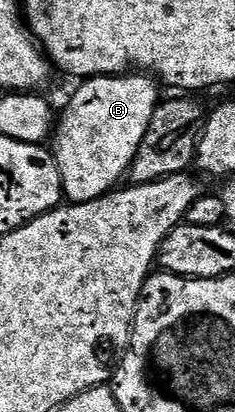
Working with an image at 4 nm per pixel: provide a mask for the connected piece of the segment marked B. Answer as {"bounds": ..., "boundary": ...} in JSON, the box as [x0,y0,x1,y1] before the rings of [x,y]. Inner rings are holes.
{"bounds":[52,71,160,203],"boundary":[[[138,71],[129,75],[92,77],[79,85],[82,86],[71,95],[66,110],[57,118],[56,132],[52,137],[52,152],[60,171],[62,192],[74,203],[103,197],[121,182],[118,181],[121,177],[129,174],[130,164],[136,159],[136,151],[140,151],[140,143],[148,131],[148,123],[152,123],[152,115],[160,104],[159,82],[153,76]]]}

